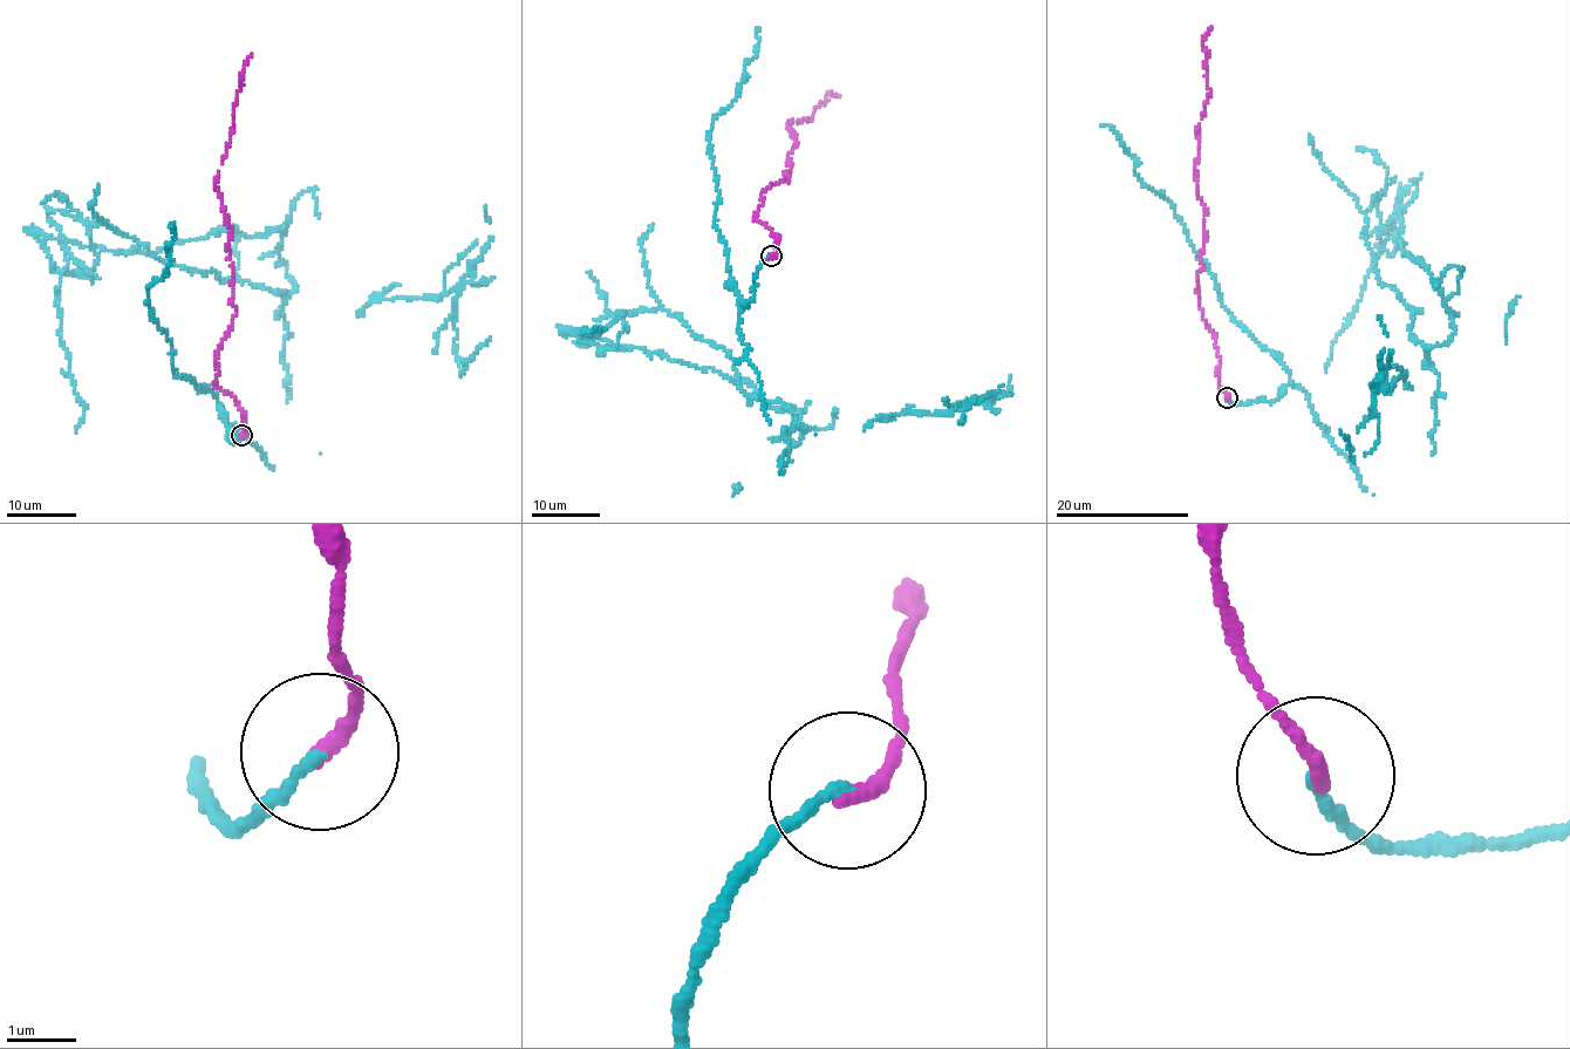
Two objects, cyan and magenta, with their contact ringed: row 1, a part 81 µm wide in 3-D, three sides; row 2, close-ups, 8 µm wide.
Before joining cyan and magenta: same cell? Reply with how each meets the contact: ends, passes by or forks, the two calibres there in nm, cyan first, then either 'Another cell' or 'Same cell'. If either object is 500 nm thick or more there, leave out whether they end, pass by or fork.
At the ring cyan ends. At the ring magenta ends. Thickness 140 nm (cyan) against 240 nm. Another cell

